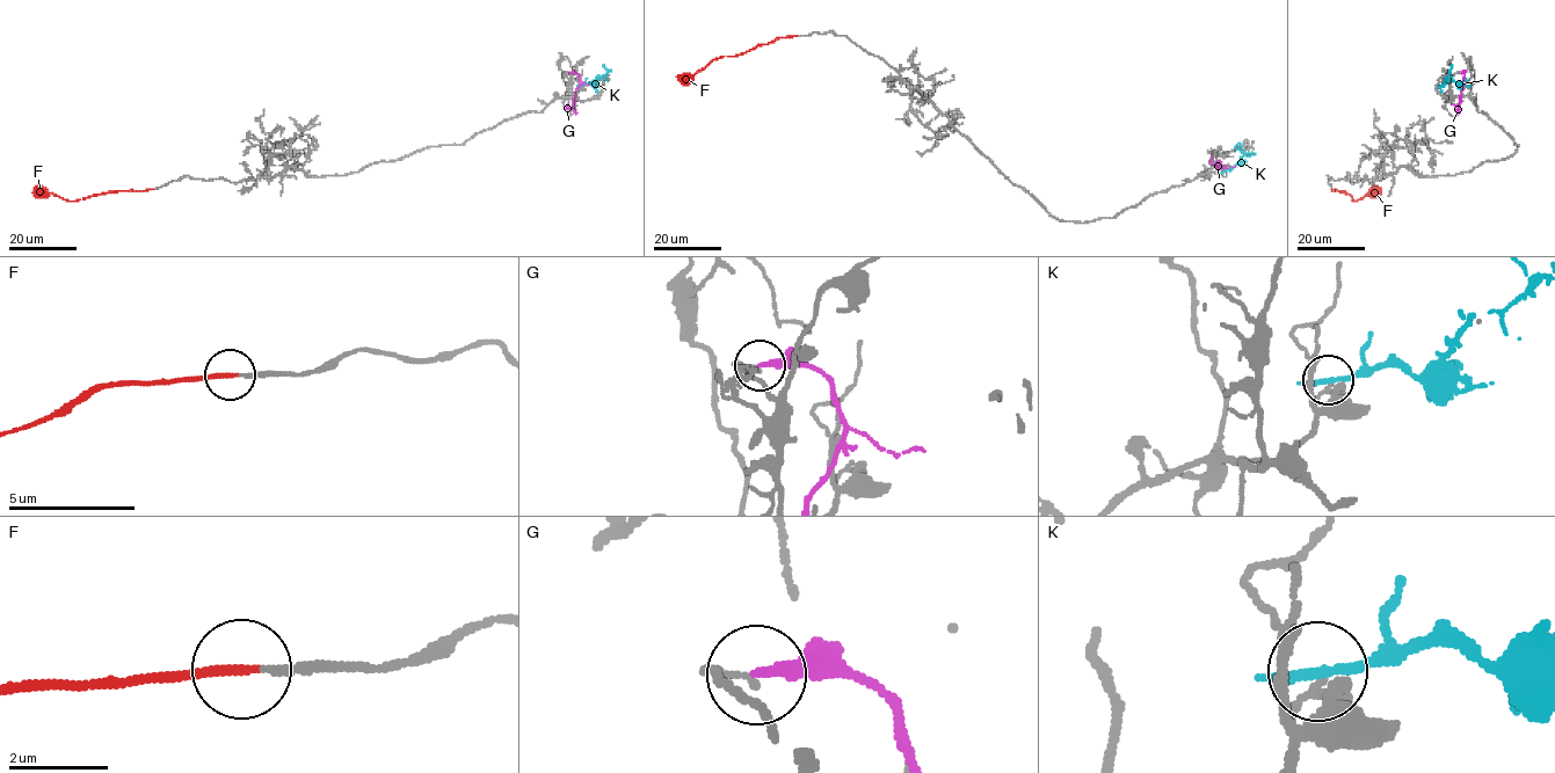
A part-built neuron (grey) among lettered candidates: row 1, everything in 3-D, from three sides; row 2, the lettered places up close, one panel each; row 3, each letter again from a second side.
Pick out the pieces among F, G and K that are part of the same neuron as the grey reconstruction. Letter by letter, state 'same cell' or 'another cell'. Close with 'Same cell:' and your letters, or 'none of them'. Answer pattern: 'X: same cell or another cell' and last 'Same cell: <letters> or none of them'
F: same cell
G: another cell
K: another cell
Same cell: F

